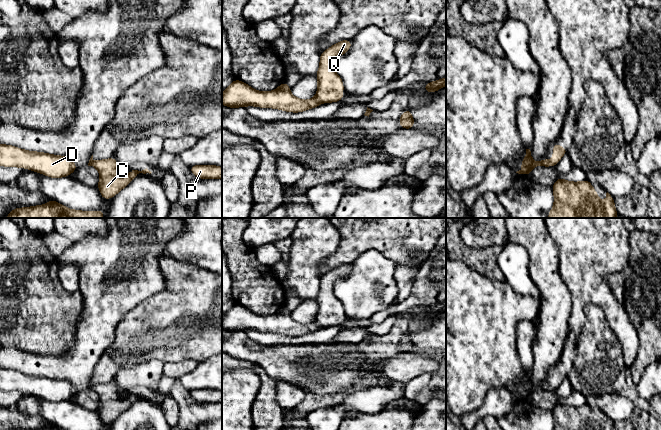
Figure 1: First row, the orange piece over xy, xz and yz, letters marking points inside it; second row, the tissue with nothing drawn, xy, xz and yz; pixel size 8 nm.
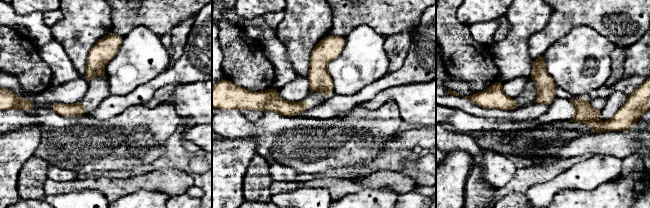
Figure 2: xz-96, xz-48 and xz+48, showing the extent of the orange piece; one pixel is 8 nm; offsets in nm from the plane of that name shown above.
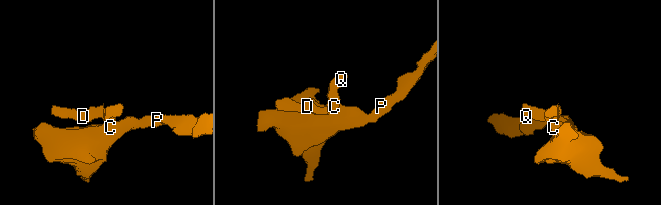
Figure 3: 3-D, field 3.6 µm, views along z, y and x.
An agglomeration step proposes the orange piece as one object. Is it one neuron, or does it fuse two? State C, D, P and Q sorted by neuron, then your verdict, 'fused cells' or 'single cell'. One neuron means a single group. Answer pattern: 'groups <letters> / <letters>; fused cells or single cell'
groups C P Q / D; fused cells

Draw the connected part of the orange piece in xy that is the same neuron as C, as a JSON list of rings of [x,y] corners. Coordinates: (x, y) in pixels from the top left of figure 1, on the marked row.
[[[114,157],[94,161],[94,166],[100,173],[99,183],[96,187],[100,189],[101,197],[106,200],[109,200],[119,193],[133,178],[136,178],[139,173],[152,173],[146,168],[142,171],[132,170],[128,174],[121,176],[118,171],[118,165]]]

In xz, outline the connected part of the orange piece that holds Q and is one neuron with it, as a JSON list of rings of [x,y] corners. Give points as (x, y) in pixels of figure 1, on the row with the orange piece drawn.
[[[342,40],[320,54],[319,70],[316,74],[318,90],[316,97],[323,103],[339,102],[343,98],[343,81],[335,72],[335,59],[344,55],[352,46],[351,40]]]

